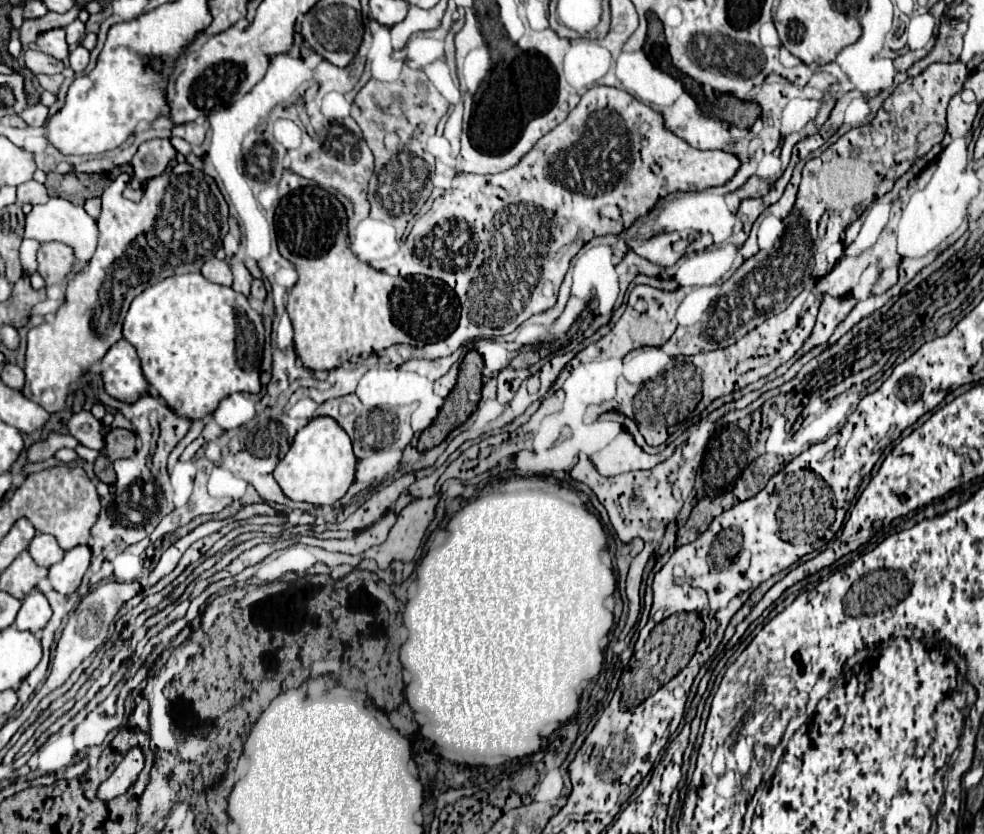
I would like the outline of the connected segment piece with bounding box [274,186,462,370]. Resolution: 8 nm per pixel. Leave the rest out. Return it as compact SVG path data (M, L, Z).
M308 186L286 194L276 208L274 224L280 254L290 260L298 272L298 282L288 294L286 310L294 326L296 354L308 370L332 370L352 356L360 356L362 352L380 352L392 344L426 346L448 338L456 330L462 308L454 290L450 290L450 286L442 280L426 276L388 276L374 270L370 264L358 262L346 242L346 212L342 204L324 188Z

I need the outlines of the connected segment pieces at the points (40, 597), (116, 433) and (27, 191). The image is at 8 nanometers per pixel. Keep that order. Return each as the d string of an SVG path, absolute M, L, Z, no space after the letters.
M34 588L22 602L22 608L16 616L16 628L28 630L28 632L38 632L48 624L50 616L52 616L52 610L50 610L46 596Z
M110 430L104 436L104 448L100 450L100 456L94 462L94 470L98 476L106 476L112 470L114 460L118 458L130 458L136 450L134 446L136 434L130 430Z
M28 180L28 182L24 182L22 186L18 186L18 202L22 202L22 204L46 204L48 202L48 194L46 194L46 188L44 188L44 184L38 184L38 182L34 182L34 180Z

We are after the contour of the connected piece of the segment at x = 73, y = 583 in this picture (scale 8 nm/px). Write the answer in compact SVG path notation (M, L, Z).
M76 546L74 550L68 550L58 564L50 566L48 580L52 582L56 592L72 594L74 590L78 590L80 580L88 570L88 564L90 564L90 548Z

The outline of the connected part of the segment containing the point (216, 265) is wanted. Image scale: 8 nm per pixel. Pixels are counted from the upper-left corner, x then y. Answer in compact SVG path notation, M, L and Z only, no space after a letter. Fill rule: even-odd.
M212 258L202 266L202 276L206 276L210 282L214 284L222 284L222 286L230 286L232 284L232 272L226 260L218 260Z

